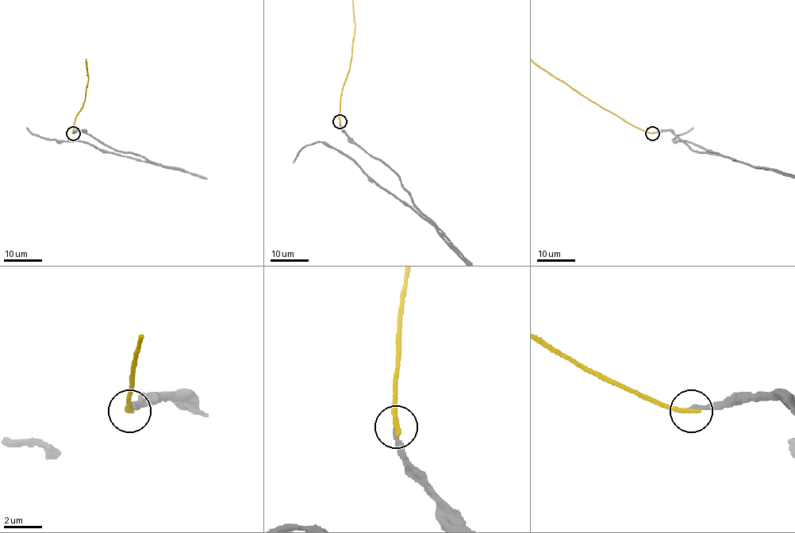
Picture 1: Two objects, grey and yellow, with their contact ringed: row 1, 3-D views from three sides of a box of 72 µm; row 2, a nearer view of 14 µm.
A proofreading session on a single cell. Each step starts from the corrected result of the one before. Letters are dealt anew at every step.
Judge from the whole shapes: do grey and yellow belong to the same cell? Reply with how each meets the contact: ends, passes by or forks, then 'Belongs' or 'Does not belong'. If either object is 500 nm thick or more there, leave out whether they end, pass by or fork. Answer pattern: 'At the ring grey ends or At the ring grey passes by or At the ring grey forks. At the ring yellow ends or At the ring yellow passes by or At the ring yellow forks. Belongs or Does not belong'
At the ring grey ends. At the ring yellow ends. Does not belong

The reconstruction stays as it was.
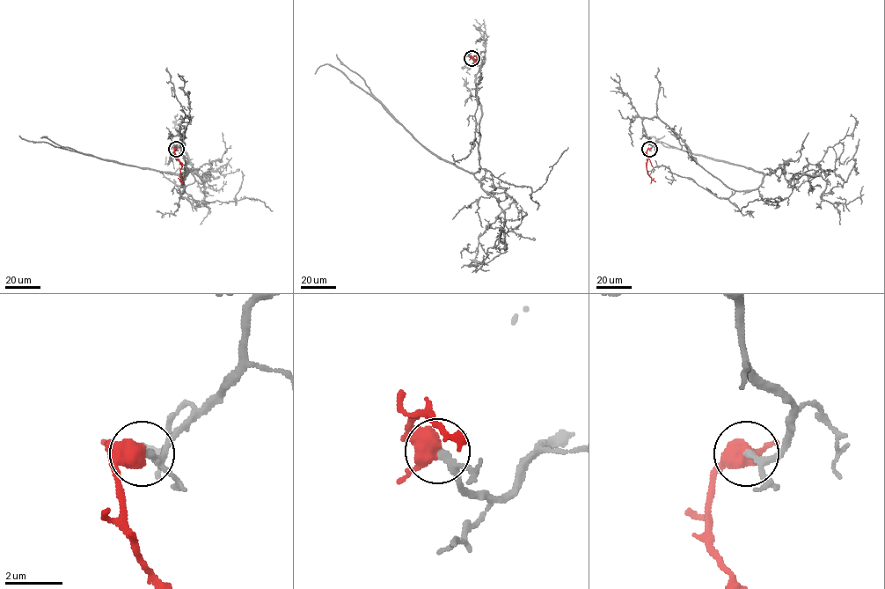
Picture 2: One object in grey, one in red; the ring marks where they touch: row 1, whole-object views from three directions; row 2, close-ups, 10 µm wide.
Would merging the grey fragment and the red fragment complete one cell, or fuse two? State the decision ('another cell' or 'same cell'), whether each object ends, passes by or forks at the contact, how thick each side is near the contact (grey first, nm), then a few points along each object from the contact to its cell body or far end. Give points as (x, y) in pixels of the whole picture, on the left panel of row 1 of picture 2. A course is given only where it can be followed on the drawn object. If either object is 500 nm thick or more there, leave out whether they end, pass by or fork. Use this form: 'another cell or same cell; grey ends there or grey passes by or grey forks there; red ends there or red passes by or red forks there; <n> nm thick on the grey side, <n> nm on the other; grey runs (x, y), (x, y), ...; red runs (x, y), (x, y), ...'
same cell; grey passes by; red forks there; 180 nm thick on the grey side, 460 nm on the other; grey runs (176, 149), (188, 117), (179, 128), (186, 170), (183, 190), (182, 180), (169, 173), (18, 136); red runs (176, 149), (174, 153), (182, 164), (181, 180), (178, 178)

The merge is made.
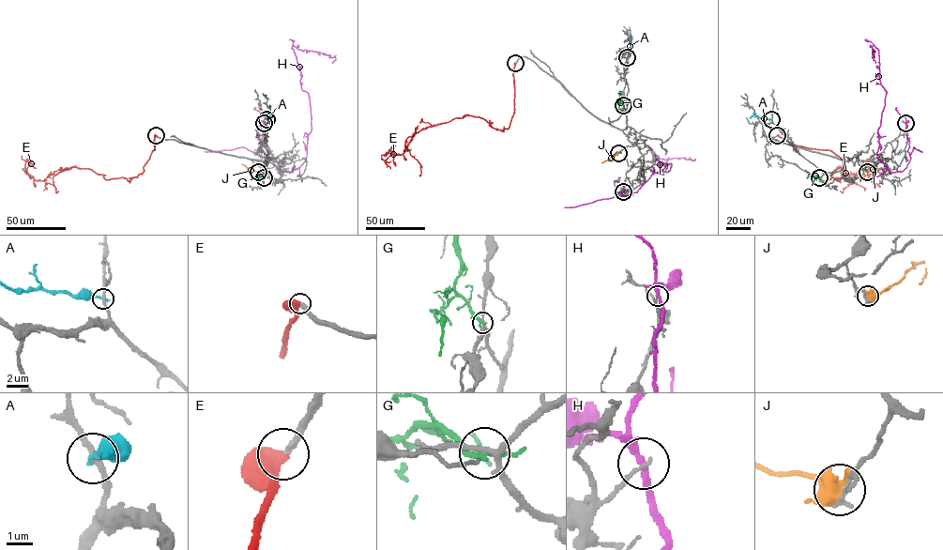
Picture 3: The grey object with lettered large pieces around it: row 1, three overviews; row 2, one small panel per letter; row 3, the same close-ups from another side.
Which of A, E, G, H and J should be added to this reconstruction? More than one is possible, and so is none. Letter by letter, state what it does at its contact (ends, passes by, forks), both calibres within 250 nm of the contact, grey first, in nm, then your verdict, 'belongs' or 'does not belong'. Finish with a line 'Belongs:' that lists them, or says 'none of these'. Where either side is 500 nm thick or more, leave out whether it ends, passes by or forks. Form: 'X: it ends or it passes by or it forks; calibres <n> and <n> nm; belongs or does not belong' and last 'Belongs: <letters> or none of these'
A: it ends; calibres 220 and 220 nm; does not belong
E: calibres 280 and 550 nm; belongs
G: it forks; calibres 190 and 160 nm; does not belong
H: it passes by; calibres 150 and 280 nm; does not belong
J: it passes by; calibres 200 and 480 nm; does not belong
Belongs: E

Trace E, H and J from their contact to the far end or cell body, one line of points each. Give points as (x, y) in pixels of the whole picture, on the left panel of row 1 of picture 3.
E: (156, 135), (144, 171), (129, 181), (105, 179), (77, 167), (35, 180), (25, 163), (36, 168)
H: (264, 123), (262, 156), (281, 171), (298, 168), (306, 157), (311, 114), (292, 46), (334, 57), (332, 63)
J: (258, 172), (242, 163)

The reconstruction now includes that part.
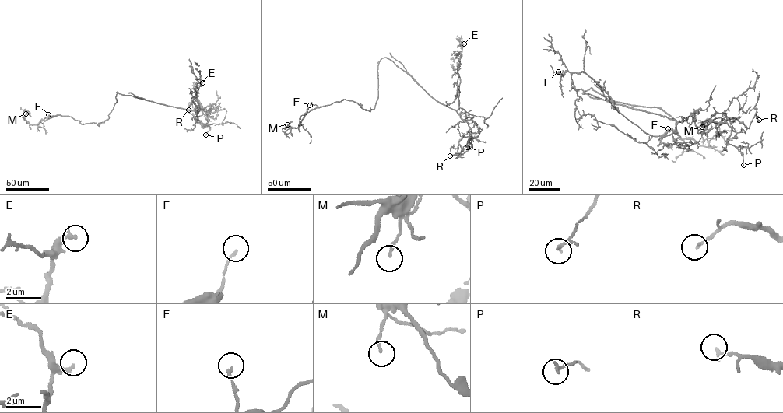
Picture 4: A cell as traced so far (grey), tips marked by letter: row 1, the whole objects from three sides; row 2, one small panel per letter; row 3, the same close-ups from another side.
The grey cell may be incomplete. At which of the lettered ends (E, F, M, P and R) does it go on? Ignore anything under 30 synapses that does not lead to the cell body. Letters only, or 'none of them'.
none of them

